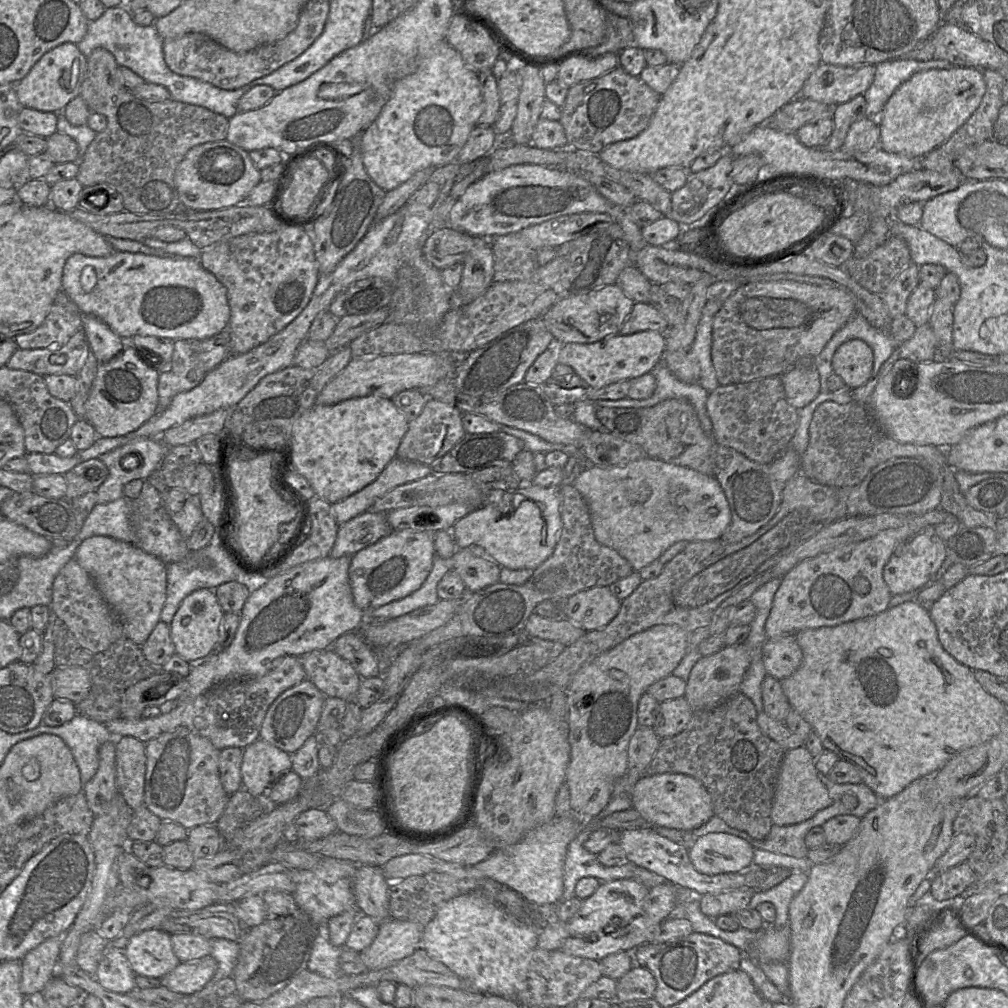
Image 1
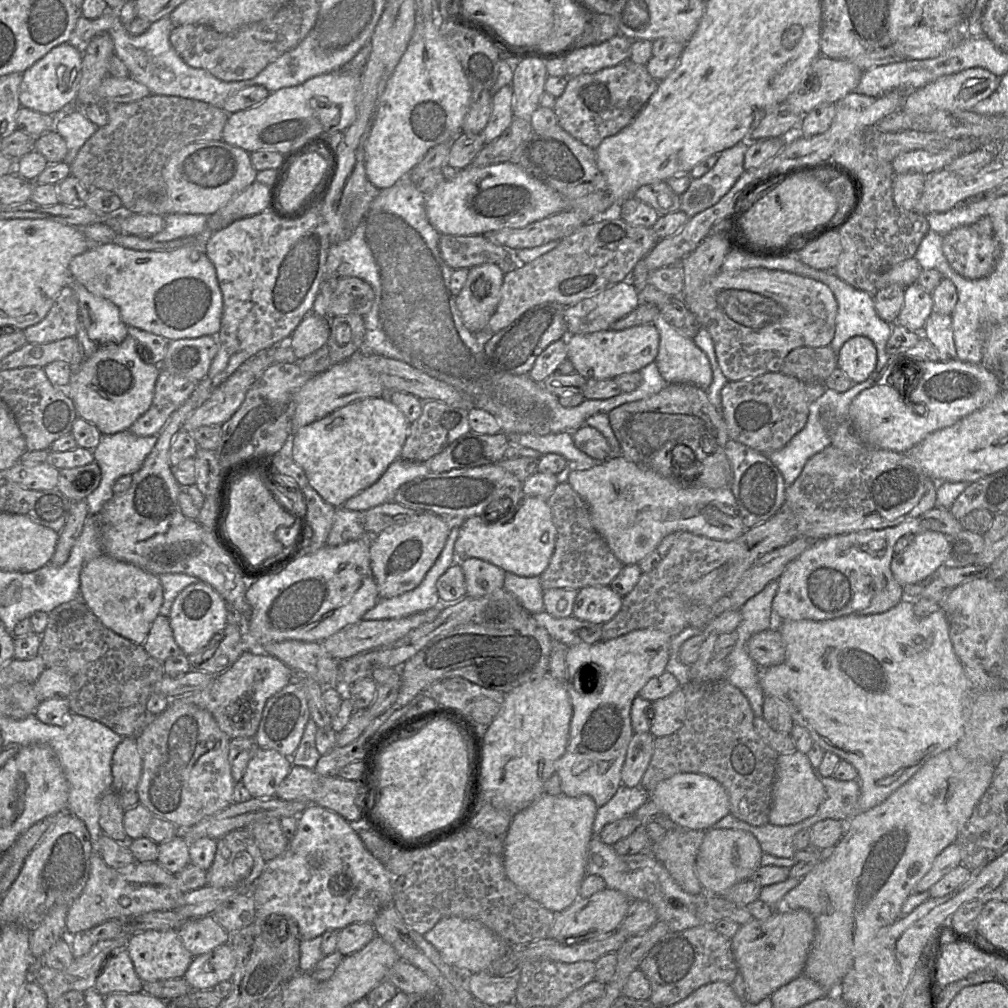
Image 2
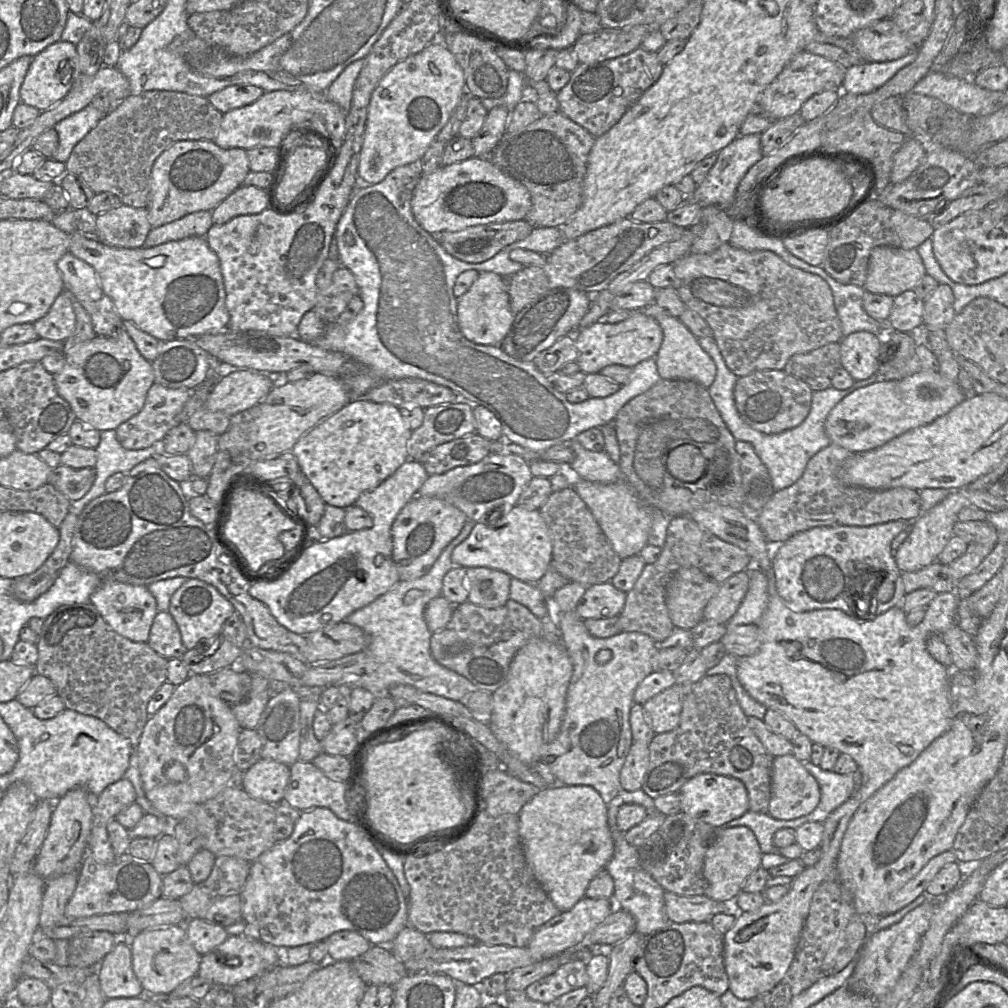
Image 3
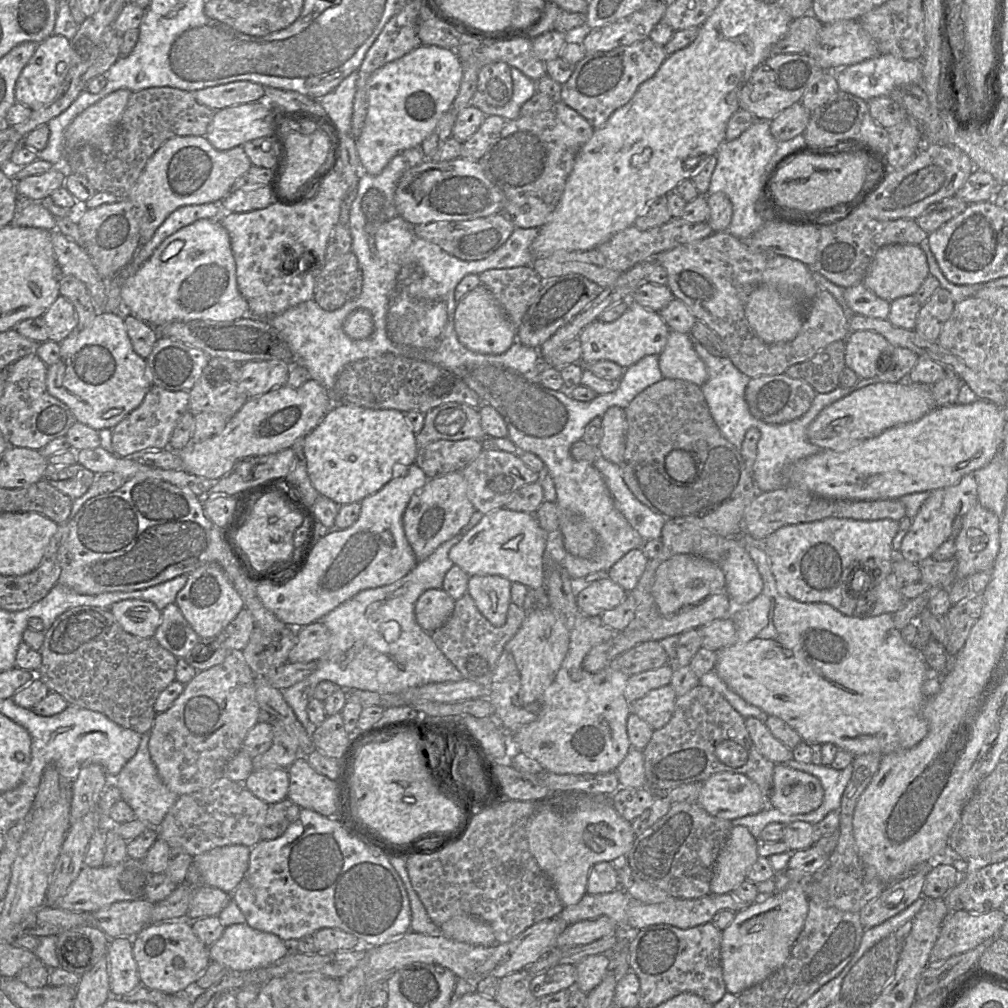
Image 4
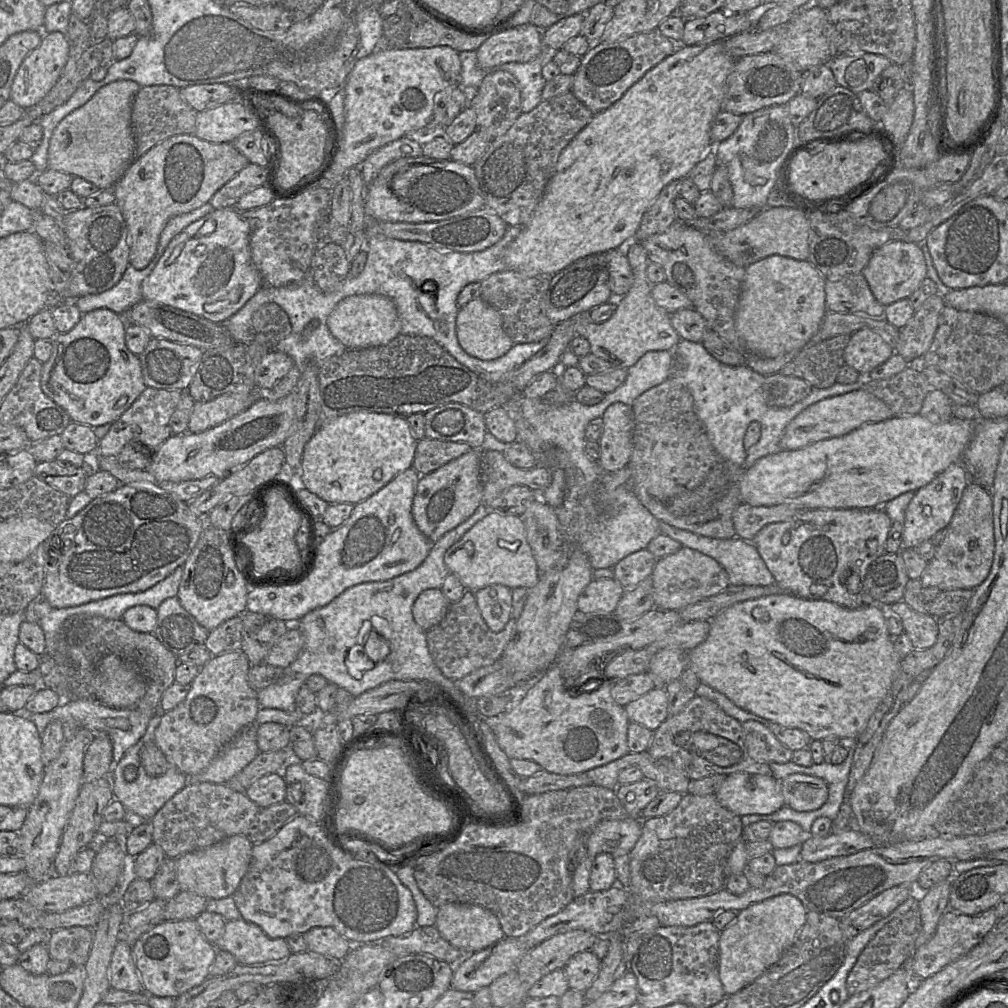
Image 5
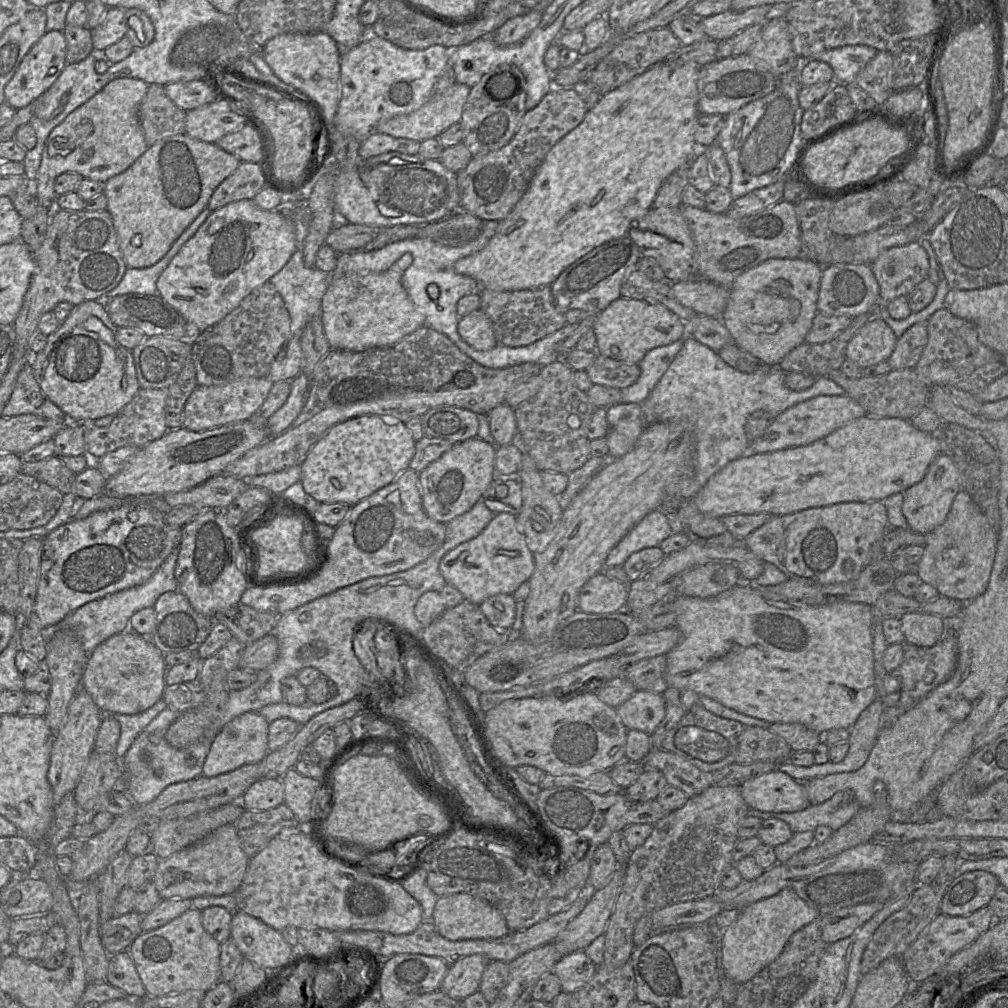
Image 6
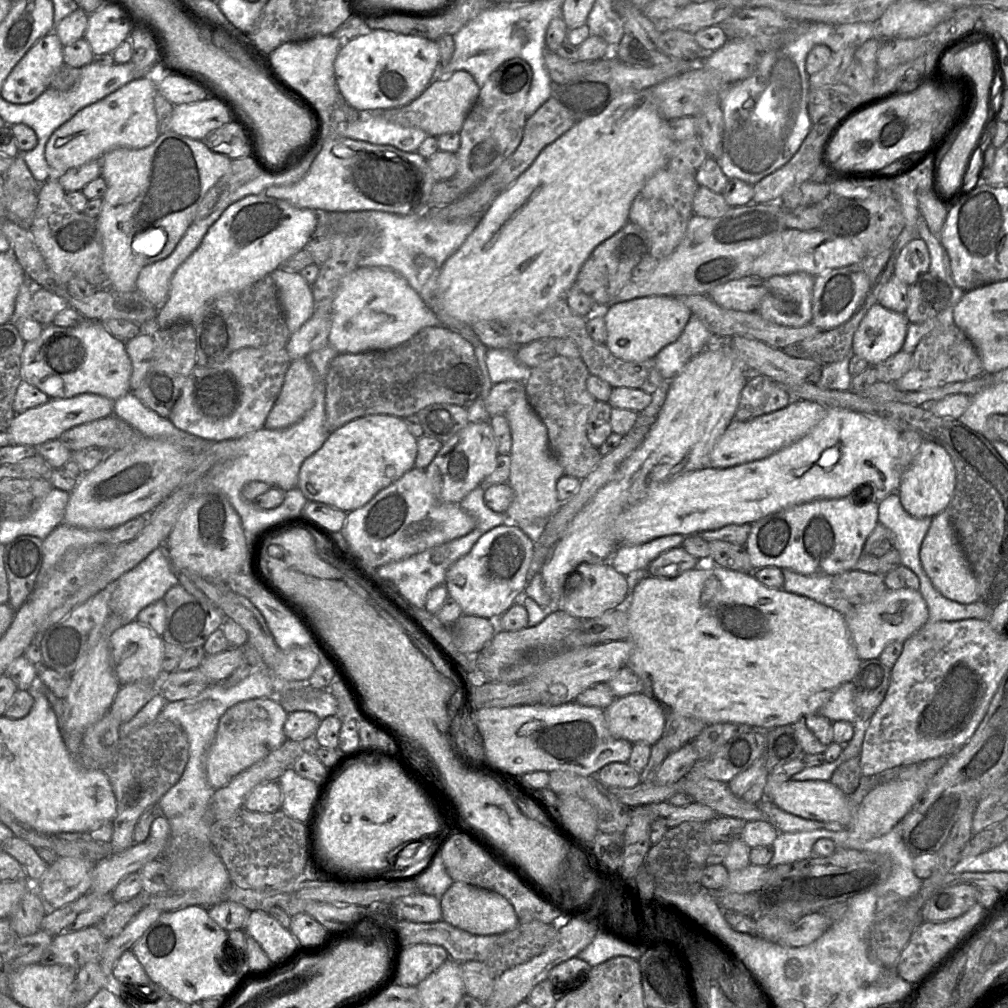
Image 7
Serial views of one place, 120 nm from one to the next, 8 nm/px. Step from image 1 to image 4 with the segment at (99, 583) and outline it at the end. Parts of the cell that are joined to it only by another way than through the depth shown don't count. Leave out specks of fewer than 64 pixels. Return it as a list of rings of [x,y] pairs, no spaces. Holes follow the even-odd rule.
[[[139,599],[116,602],[110,612],[125,632],[140,638],[152,638],[161,620],[161,611],[153,603]]]

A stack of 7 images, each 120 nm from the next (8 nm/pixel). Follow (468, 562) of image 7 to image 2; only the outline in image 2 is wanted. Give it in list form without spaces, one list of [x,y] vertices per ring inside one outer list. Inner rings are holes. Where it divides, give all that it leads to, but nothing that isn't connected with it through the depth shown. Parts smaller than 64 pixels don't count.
[[[523,496],[513,510],[486,518],[474,516],[461,523],[454,545],[457,559],[478,558],[518,576],[540,576],[549,564],[557,536],[547,499]]]

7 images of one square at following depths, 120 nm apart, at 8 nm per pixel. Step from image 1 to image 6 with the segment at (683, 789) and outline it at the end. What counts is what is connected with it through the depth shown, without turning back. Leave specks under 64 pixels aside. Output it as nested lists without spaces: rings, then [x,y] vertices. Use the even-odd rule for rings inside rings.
[[[777,770],[746,781],[740,790],[751,810],[793,813],[810,806],[804,783]]]

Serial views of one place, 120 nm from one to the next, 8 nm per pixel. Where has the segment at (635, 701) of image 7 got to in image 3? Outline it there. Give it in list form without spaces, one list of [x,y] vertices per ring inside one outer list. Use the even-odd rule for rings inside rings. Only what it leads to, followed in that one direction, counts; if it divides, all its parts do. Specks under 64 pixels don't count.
[[[674,684],[642,704],[648,717],[646,723],[654,734],[669,732],[680,722],[682,711],[682,685]]]

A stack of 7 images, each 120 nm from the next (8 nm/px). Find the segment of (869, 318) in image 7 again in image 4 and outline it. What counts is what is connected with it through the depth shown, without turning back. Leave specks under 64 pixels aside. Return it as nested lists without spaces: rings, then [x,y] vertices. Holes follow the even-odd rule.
[[[852,331],[845,339],[845,365],[853,370],[859,379],[873,378],[877,374],[877,360],[891,346],[880,334],[868,331]]]

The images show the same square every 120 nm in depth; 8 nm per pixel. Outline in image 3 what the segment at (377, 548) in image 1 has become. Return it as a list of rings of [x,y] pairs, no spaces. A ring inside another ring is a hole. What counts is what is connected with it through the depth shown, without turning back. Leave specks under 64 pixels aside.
[[[416,495],[399,512],[392,528],[392,559],[397,567],[399,581],[412,581],[431,569],[445,547],[460,533],[467,516],[448,502]]]

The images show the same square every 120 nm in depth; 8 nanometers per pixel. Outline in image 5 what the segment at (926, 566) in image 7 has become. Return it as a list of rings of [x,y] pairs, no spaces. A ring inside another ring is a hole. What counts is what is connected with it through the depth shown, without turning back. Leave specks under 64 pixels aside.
[[[969,481],[949,525],[942,531],[944,537],[919,579],[922,588],[934,586],[940,592],[974,590],[988,576],[995,551],[993,501],[989,491],[975,481]]]

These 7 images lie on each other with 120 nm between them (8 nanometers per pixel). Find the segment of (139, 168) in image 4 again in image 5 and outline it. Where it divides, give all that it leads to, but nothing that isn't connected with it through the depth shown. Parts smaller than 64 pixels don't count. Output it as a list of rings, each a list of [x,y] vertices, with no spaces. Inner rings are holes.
[[[169,85],[141,87],[133,100],[131,112],[136,158],[140,158],[152,147],[169,137],[194,134],[197,115],[198,112],[183,100],[180,89]]]

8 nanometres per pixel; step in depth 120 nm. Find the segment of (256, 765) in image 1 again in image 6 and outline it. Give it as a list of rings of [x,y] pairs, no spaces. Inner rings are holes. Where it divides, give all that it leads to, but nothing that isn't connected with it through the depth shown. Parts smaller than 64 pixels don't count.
[[[265,777],[253,783],[240,799],[245,810],[265,811],[285,803],[282,778]]]

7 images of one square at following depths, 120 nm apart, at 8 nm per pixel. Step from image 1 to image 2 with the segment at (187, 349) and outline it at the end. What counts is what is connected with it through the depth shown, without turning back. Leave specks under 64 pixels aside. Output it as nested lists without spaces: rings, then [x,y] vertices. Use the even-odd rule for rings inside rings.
[[[160,368],[150,408],[128,430],[140,437],[157,436],[171,414],[191,395],[197,383]]]

